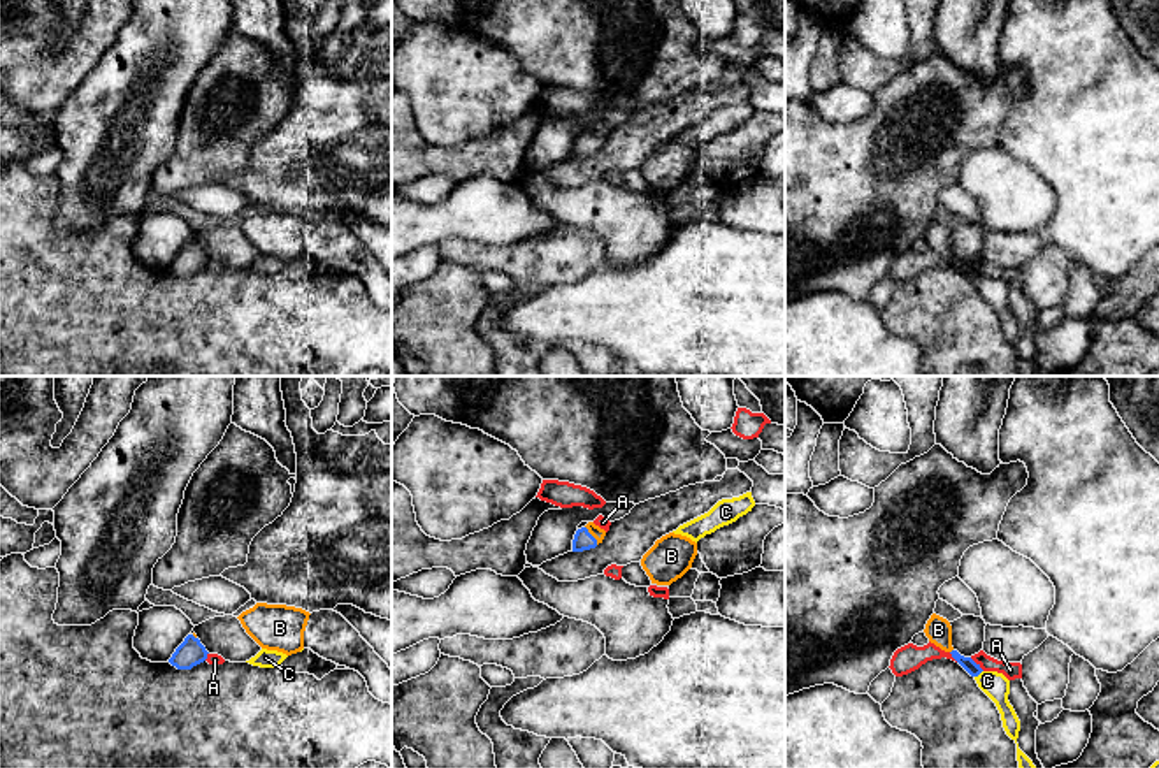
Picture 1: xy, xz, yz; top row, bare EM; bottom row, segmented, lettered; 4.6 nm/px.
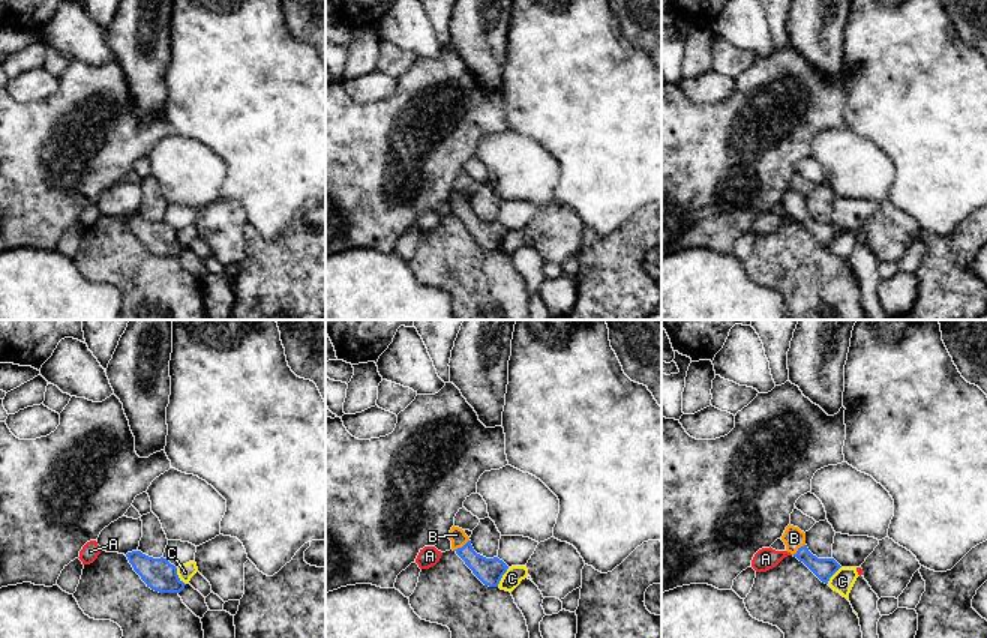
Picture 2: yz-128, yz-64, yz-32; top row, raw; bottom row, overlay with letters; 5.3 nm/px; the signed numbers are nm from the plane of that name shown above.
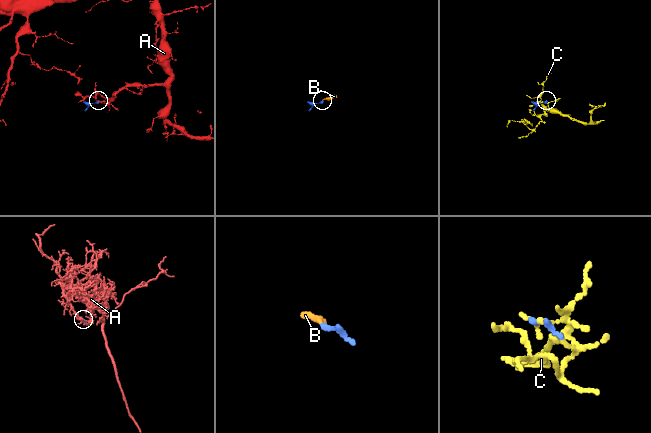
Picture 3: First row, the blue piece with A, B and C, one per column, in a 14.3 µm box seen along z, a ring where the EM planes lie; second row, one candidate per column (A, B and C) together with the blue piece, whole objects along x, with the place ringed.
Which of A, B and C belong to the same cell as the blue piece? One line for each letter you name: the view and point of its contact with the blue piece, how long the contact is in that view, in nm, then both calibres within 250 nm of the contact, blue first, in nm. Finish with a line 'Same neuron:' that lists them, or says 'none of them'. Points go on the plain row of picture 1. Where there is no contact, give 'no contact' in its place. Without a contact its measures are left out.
B: xz (590, 141) | 110 nm | 90/60 nm
Same neuron: B

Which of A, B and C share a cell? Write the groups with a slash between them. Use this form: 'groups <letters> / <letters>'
groups A / B / C

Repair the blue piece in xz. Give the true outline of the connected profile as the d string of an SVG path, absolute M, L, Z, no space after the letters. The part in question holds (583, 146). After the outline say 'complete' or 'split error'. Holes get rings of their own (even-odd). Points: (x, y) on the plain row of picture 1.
M588 128L585 134L576 137L572 146L572 158L595 155L599 149L602 149L604 142L604 135L601 135L594 128Z | split error

